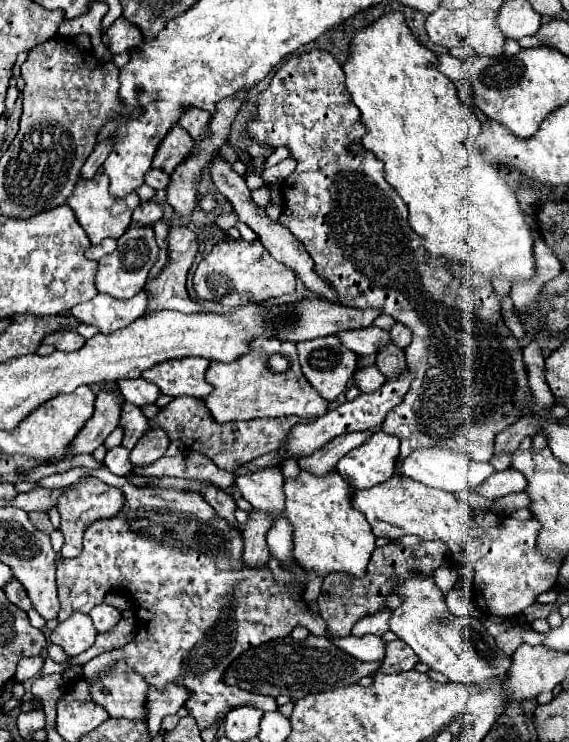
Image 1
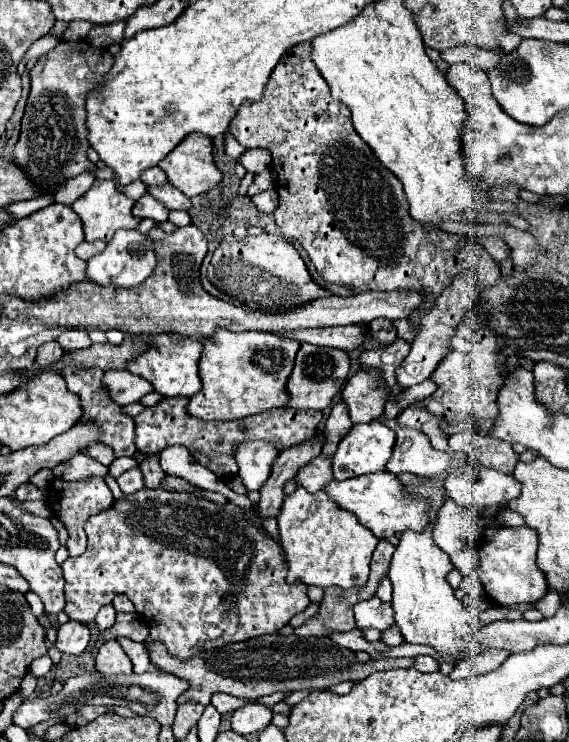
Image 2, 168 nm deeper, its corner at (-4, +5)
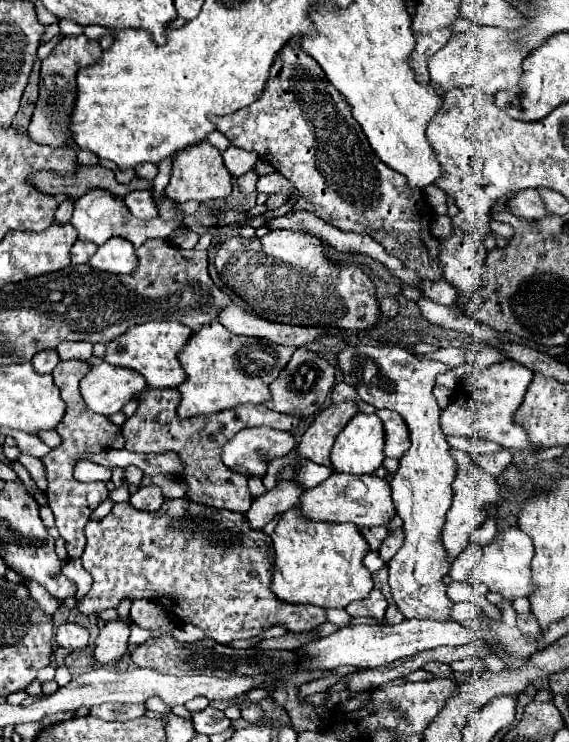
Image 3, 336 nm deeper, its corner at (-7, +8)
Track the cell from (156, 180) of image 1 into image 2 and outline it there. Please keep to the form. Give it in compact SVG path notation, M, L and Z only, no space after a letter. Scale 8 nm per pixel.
M147 168L143 174L141 174L141 180L147 184L147 186L161 186L161 184L167 184L167 176L161 168Z

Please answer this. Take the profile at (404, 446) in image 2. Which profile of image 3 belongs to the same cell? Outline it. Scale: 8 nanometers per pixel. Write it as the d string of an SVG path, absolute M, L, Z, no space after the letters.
M380 409L376 411L376 415L384 423L384 455L392 459L400 459L410 447L408 427L404 419L398 413L392 413L388 409Z

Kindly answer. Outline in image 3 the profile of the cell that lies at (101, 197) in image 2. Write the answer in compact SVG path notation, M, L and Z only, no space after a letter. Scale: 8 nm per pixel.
M92 189L92 191L86 193L84 197L76 199L76 203L74 203L74 215L72 215L72 219L70 219L70 225L76 227L80 241L92 241L92 243L96 243L96 245L104 245L110 237L124 237L124 239L132 241L134 247L140 247L140 245L142 245L144 241L148 241L148 239L164 239L164 241L168 241L174 231L178 231L178 229L188 229L182 221L164 221L164 219L160 219L160 217L156 217L156 219L152 219L152 221L138 221L136 217L132 217L132 213L130 213L130 211L124 207L124 203L120 203L120 201L118 201L118 211L106 213L106 215L102 215L100 219L92 219L92 217L88 215L88 209L90 209L90 205L92 205L96 199L100 199L100 197L104 197L104 195L106 195L106 193L104 193L102 189Z

